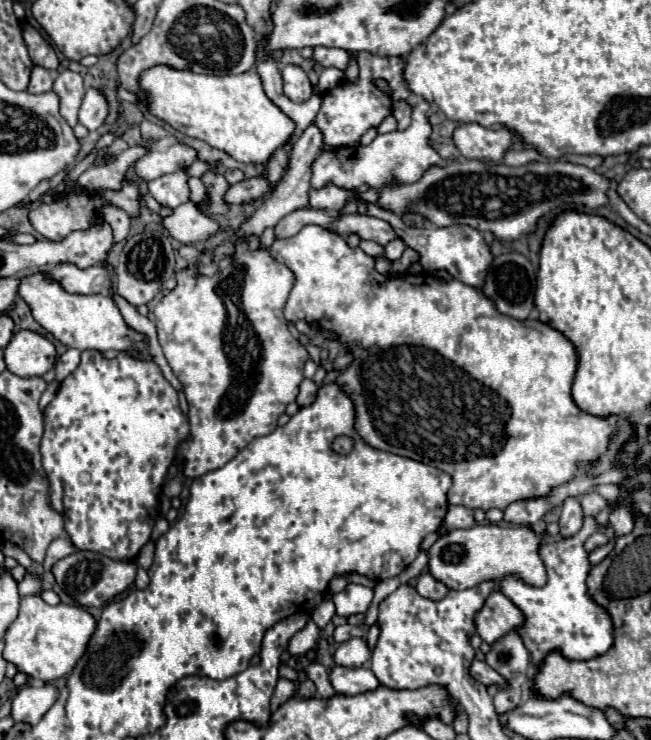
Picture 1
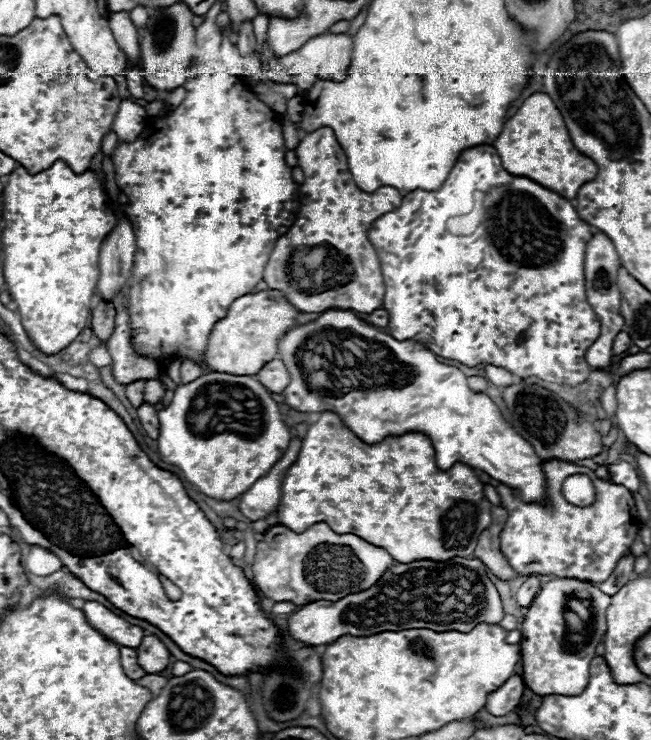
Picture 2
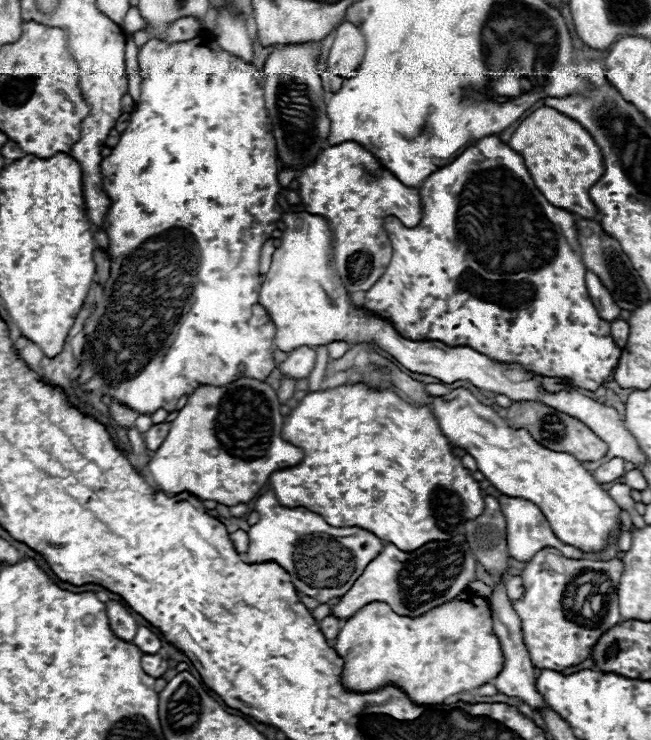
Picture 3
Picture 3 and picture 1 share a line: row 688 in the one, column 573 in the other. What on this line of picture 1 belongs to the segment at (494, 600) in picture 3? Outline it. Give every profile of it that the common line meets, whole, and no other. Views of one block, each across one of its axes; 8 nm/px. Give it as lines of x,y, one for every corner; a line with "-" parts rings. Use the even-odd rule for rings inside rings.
568,498
562,504
562,516
560,516
560,536
570,538
582,528
582,506
576,498

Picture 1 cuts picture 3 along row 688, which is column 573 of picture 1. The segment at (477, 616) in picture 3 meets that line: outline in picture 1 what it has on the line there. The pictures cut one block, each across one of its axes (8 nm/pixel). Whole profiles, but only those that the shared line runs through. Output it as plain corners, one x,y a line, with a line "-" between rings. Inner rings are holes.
316,224
304,226
292,238
276,240
270,248
270,254
280,264
288,266
296,276
296,284
294,284
294,288
288,296
286,308
284,308
284,318
290,322
306,320
310,324
320,324
320,328
330,332
334,340
344,342
344,346
348,348
348,352
354,358
348,364
348,368
344,368
338,374
336,384
344,390
344,394
348,394
348,398
354,404
356,432
372,448
392,452
398,456
406,456
406,458
412,458
412,460
418,460
424,464
430,464
430,460
432,460
434,468
448,472
452,476
452,486
448,490
448,504
462,504
466,508
482,508
482,510
490,510
490,508
504,510
510,502
530,498
530,496
546,496
552,488
568,482
576,474
578,462
596,460
606,450
608,440
610,440
610,432
614,430
614,424
616,424
616,418
614,416
598,418
598,416
582,412
574,404
574,400
570,396
570,386
572,386
576,364
578,364
576,350
574,350
572,342
564,334
560,334
558,330
542,324
540,320
530,320
530,318
528,320
512,320
510,316
496,312
496,306
492,304
492,300
488,300
478,288
466,286
460,280
446,282
446,280
440,280
440,278
426,274
426,272
406,274
406,276
384,276
384,274
376,272
372,256
364,254
360,248
350,248
342,236
336,236
336,232
328,232

